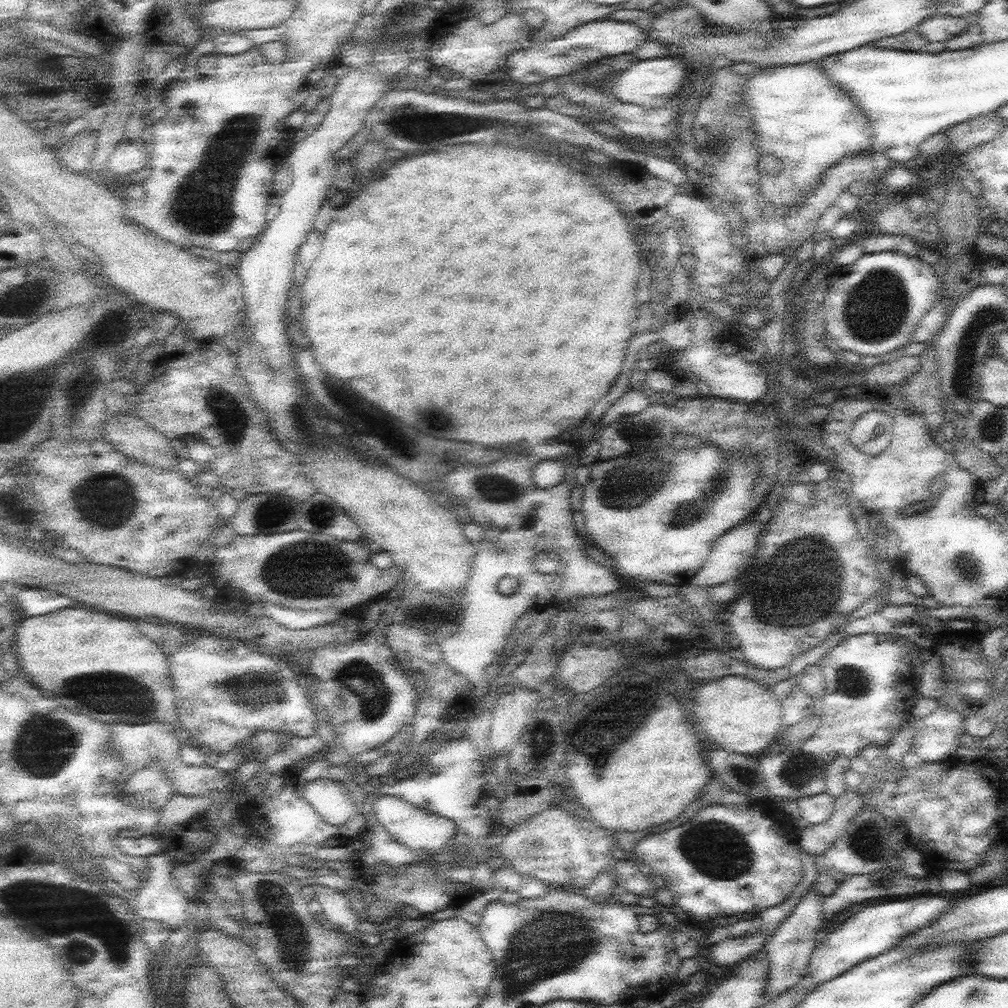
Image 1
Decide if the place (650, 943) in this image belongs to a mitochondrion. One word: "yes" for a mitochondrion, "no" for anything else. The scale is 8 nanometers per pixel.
no

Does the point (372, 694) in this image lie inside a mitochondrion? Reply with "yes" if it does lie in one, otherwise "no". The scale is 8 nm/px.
yes

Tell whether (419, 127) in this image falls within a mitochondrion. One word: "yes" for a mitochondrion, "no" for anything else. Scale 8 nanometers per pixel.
yes

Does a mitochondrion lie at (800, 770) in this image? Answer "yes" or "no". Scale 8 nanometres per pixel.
yes

